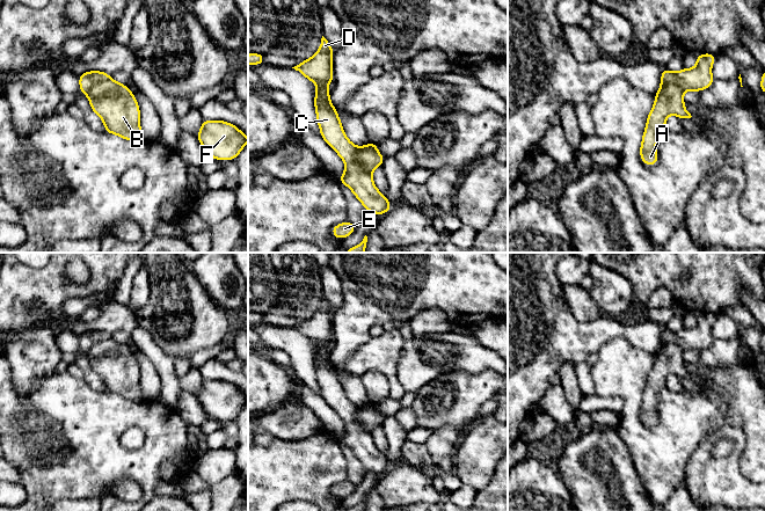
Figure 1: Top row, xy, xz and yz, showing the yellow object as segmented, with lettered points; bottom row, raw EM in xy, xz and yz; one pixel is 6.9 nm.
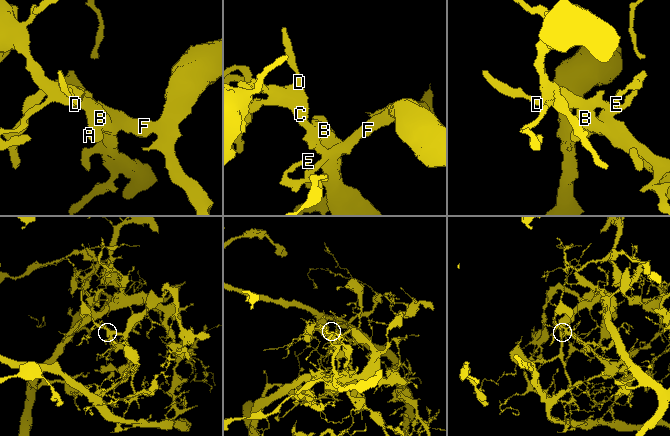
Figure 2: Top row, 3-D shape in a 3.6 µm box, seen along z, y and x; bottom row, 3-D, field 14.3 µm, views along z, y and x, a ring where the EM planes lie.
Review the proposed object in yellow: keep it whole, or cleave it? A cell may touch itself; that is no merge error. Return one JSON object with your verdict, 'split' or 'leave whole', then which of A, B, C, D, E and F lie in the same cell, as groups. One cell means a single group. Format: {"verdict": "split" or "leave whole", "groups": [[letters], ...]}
{"verdict": "split", "groups": [["A", "B"], ["C", "D", "E", "F"]]}

